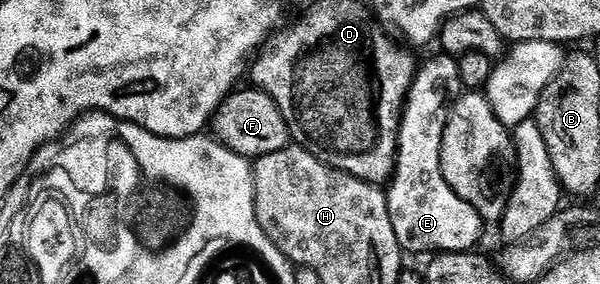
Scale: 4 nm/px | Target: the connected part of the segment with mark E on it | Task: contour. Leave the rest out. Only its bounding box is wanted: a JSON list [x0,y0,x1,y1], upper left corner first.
[386,126,485,254]

